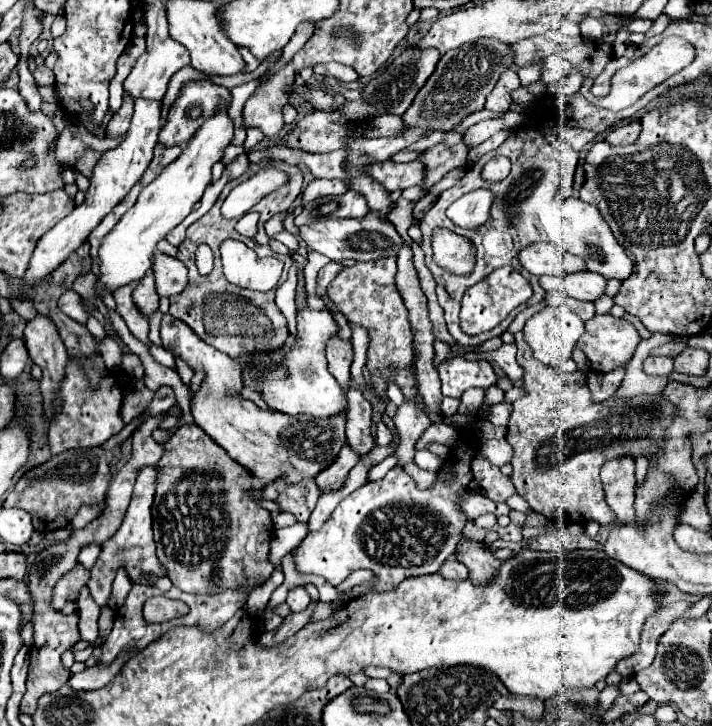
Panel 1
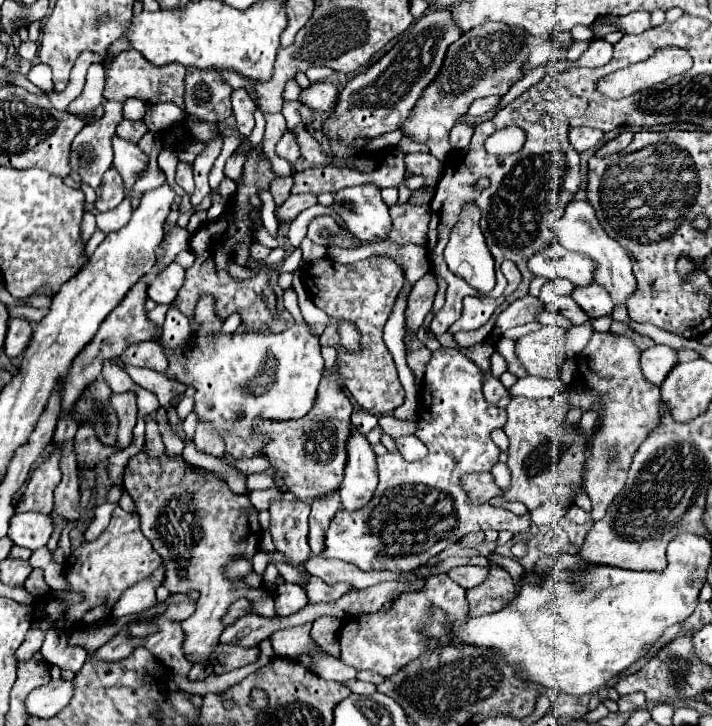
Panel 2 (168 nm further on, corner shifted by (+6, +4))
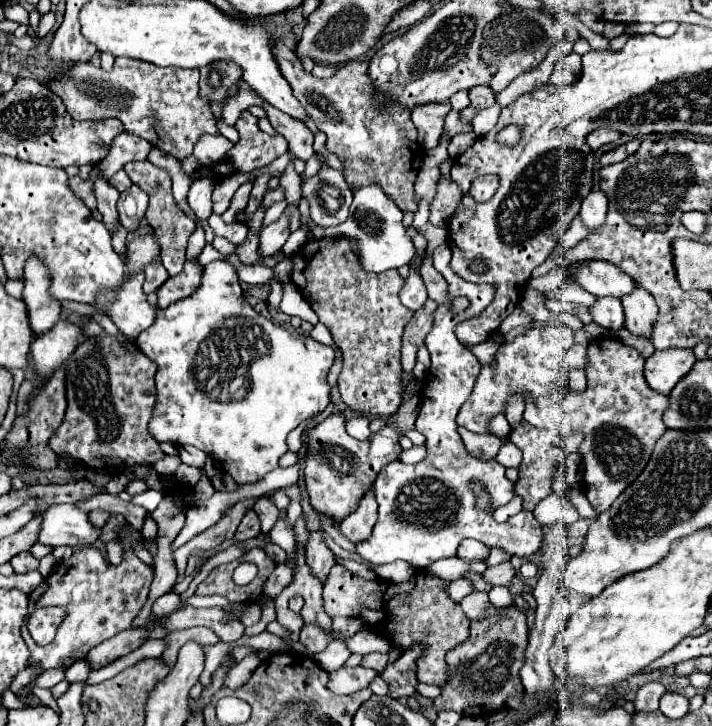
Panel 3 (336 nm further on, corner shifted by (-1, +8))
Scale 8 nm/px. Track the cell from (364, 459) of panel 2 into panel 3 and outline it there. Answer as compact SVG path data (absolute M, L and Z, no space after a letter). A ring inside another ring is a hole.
M370 487L368 493L364 493L364 497L360 499L360 505L356 507L356 511L352 511L348 517L344 517L340 527L342 527L342 533L352 543L356 543L356 541L368 539L376 519L378 519L378 503L376 503L374 487Z

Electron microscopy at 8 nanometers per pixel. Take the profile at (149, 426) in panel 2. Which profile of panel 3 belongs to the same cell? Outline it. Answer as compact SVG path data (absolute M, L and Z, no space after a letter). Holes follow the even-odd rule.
M110 335L98 339L86 339L68 359L66 397L68 409L64 423L52 435L50 447L54 453L66 453L88 467L128 467L134 463L156 463L164 457L160 443L148 433L148 421L152 417L152 405L156 405L156 393L152 393L156 365L138 349L120 347Z

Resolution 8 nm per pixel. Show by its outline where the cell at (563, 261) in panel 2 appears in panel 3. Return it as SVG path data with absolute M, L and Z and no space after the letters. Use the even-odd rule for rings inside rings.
M600 259L580 261L578 267L572 269L572 279L596 297L622 297L634 287L632 277Z

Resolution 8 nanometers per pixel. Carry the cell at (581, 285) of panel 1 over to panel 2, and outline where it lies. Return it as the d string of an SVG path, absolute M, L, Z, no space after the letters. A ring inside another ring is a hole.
M597 283L587 285L585 289L573 289L571 297L591 319L609 317L615 307L609 293L605 289L601 289L601 285L597 285Z

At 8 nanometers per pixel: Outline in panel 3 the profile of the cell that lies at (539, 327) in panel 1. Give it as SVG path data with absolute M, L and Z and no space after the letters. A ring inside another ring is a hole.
M566 325L526 329L512 343L502 343L496 353L496 369L482 367L472 397L462 405L458 413L458 425L476 433L488 433L490 417L504 413L504 403L510 393L532 391L532 397L540 407L550 405L552 399L562 399L568 391L568 377L564 373L564 353L570 349L572 343L572 329Z

